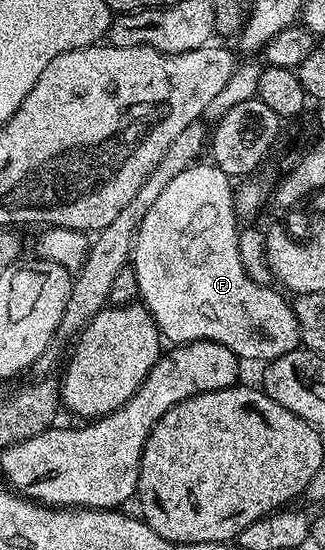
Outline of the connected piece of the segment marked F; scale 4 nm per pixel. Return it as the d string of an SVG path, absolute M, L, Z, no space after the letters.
M197 161L191 167L182 169L182 173L178 173L174 177L174 181L170 181L170 185L166 185L166 189L162 189L162 194L154 200L154 205L150 205L150 213L146 213L146 217L142 217L142 225L136 234L136 243L132 247L130 265L138 277L139 302L152 314L157 329L160 330L161 336L167 342L169 339L169 344L179 345L181 343L193 343L194 341L214 341L218 345L226 345L226 349L234 352L236 358L241 361L247 361L247 359L271 361L295 351L301 346L298 321L292 311L291 302L287 298L284 300L283 297L285 298L285 296L275 286L272 286L273 288L263 287L262 284L255 283L248 276L248 271L244 268L244 259L240 256L240 231L236 228L236 223L238 224L238 216L234 198L234 183L229 175L222 173L222 169L218 169L215 163L211 161Z

